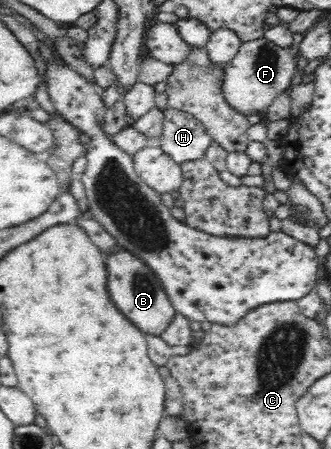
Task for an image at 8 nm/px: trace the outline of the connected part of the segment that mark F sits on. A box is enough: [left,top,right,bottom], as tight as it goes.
[223,38,296,116]

